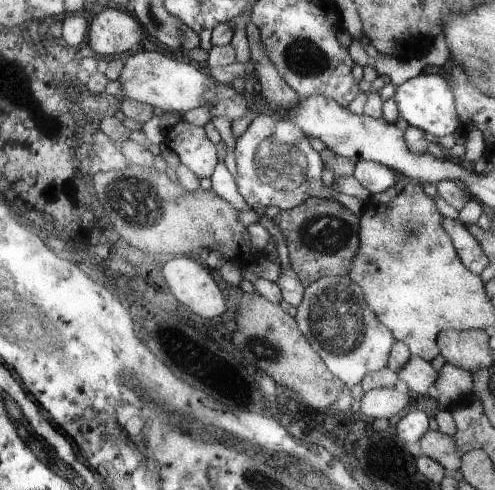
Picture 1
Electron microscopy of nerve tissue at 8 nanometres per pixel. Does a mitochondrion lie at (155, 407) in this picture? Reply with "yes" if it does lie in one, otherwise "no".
yes

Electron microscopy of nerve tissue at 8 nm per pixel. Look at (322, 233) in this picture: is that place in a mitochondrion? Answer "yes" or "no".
yes

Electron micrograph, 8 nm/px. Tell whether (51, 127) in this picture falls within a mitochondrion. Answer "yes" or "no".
no

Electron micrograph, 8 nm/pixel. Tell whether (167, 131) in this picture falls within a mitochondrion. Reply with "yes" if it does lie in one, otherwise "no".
no

